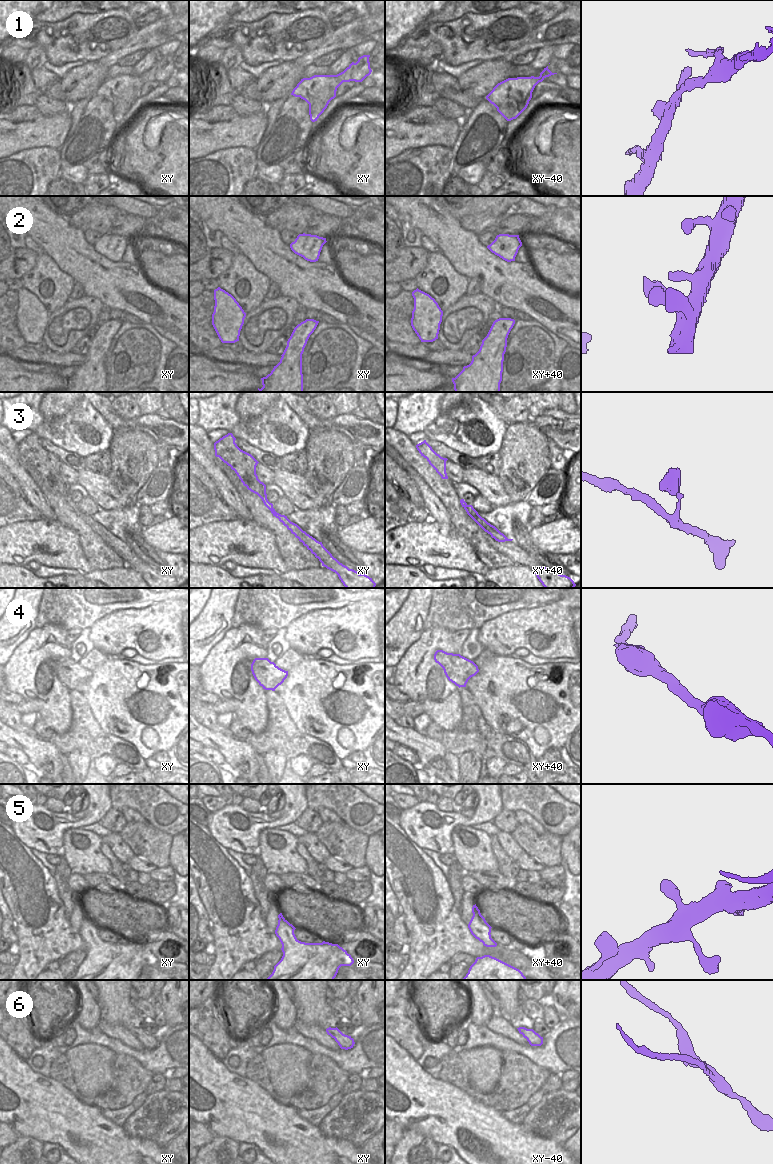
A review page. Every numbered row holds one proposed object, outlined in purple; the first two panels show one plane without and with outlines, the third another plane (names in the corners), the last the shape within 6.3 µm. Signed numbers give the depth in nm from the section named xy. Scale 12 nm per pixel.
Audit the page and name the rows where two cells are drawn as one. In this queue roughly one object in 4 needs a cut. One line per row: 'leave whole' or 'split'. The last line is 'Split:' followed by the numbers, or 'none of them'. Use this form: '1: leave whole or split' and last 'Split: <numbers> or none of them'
1: leave whole
2: leave whole
3: leave whole
4: leave whole
5: leave whole
6: leave whole
Split: none of them

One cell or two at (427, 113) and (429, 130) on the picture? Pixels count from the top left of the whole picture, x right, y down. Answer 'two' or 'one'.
two

